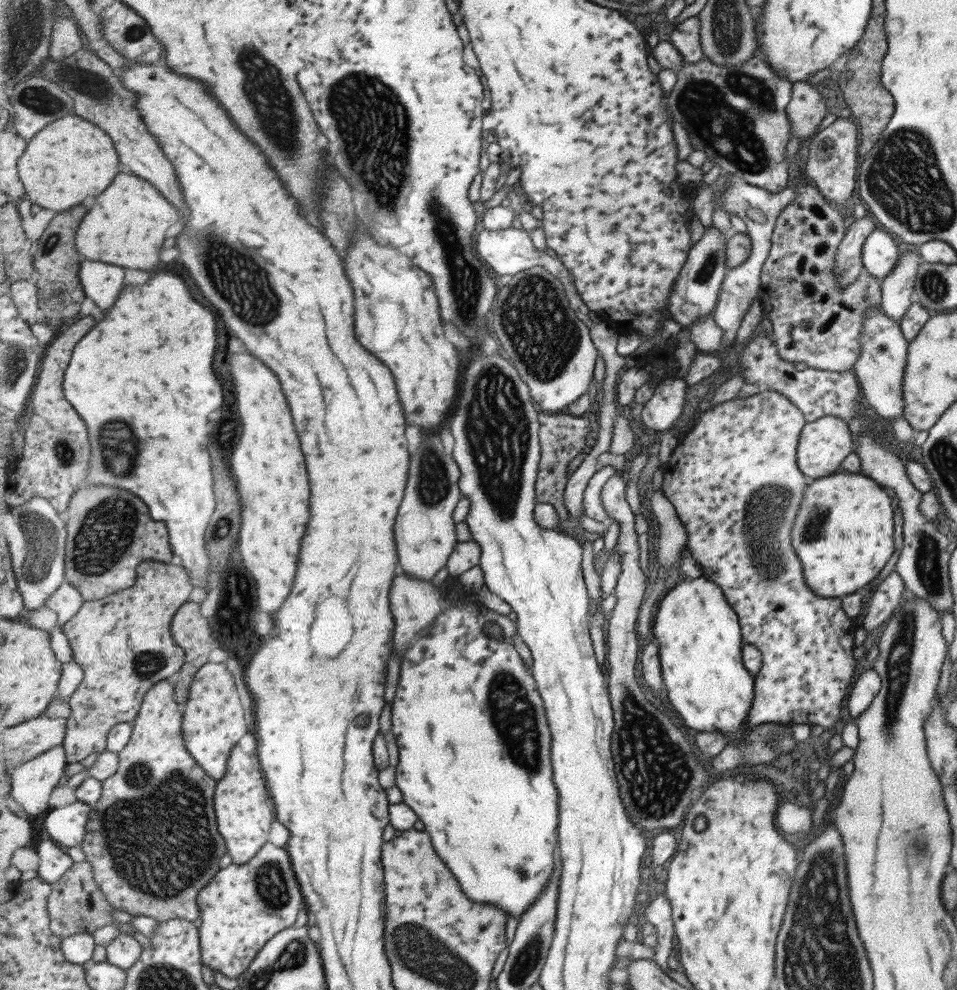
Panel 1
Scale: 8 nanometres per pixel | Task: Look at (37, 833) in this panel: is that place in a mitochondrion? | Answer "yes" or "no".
no

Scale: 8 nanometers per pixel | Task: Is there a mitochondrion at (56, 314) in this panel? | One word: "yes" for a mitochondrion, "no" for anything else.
no

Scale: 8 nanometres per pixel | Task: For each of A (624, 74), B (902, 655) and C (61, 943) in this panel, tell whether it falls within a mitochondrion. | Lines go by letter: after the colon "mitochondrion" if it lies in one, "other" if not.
A: other
B: mitochondrion
C: other

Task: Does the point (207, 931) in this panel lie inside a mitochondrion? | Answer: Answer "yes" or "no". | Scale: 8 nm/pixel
no

